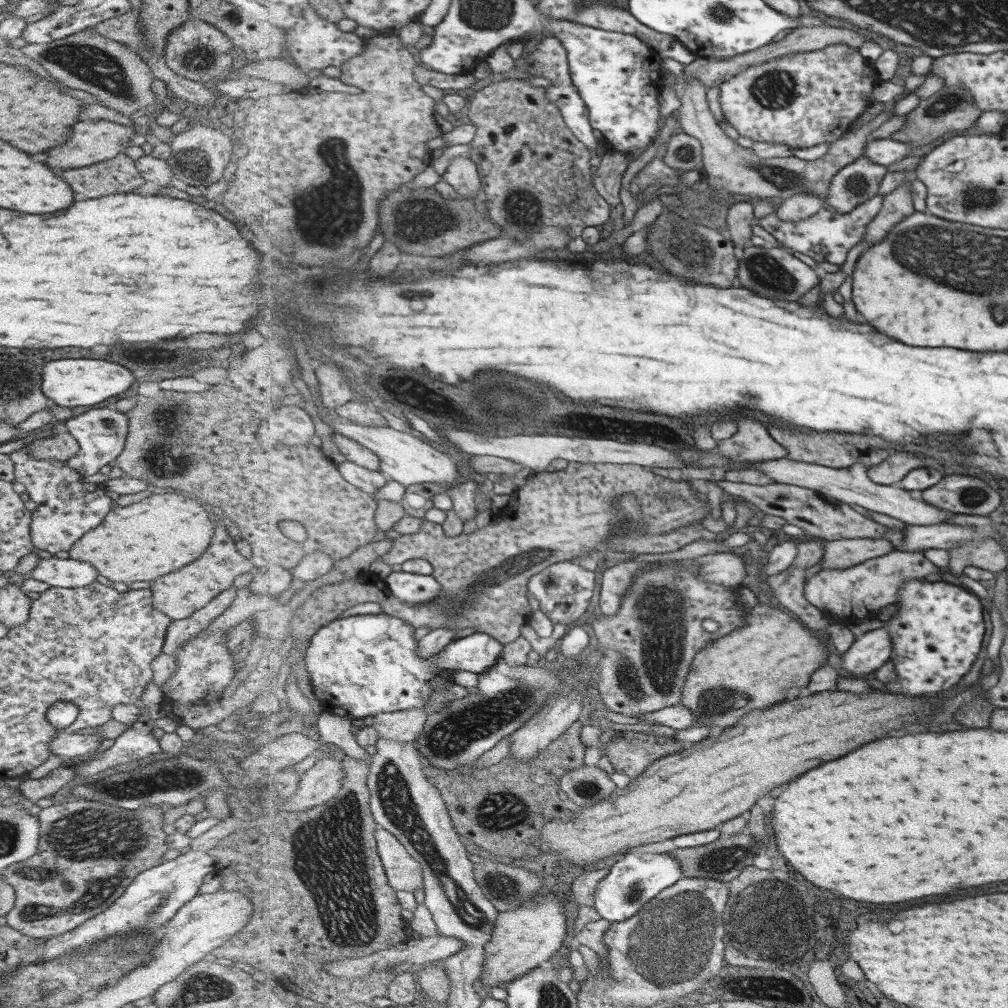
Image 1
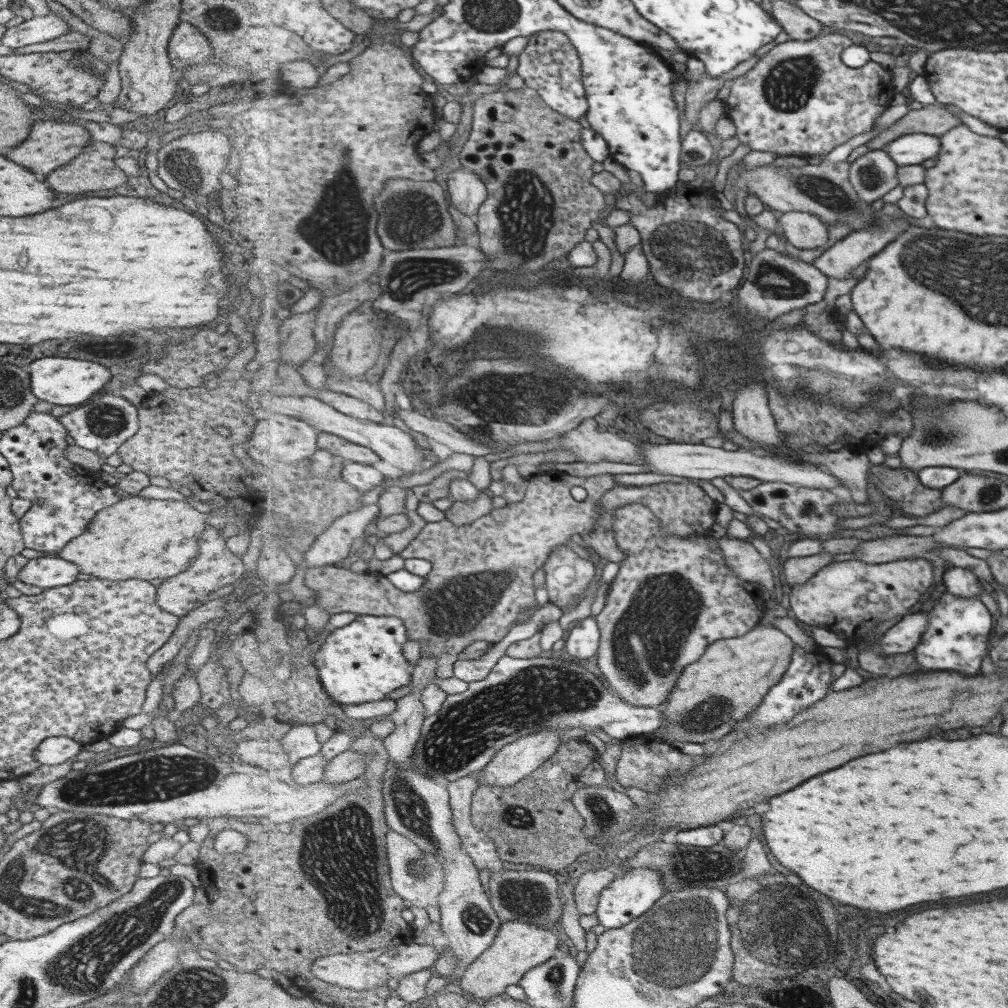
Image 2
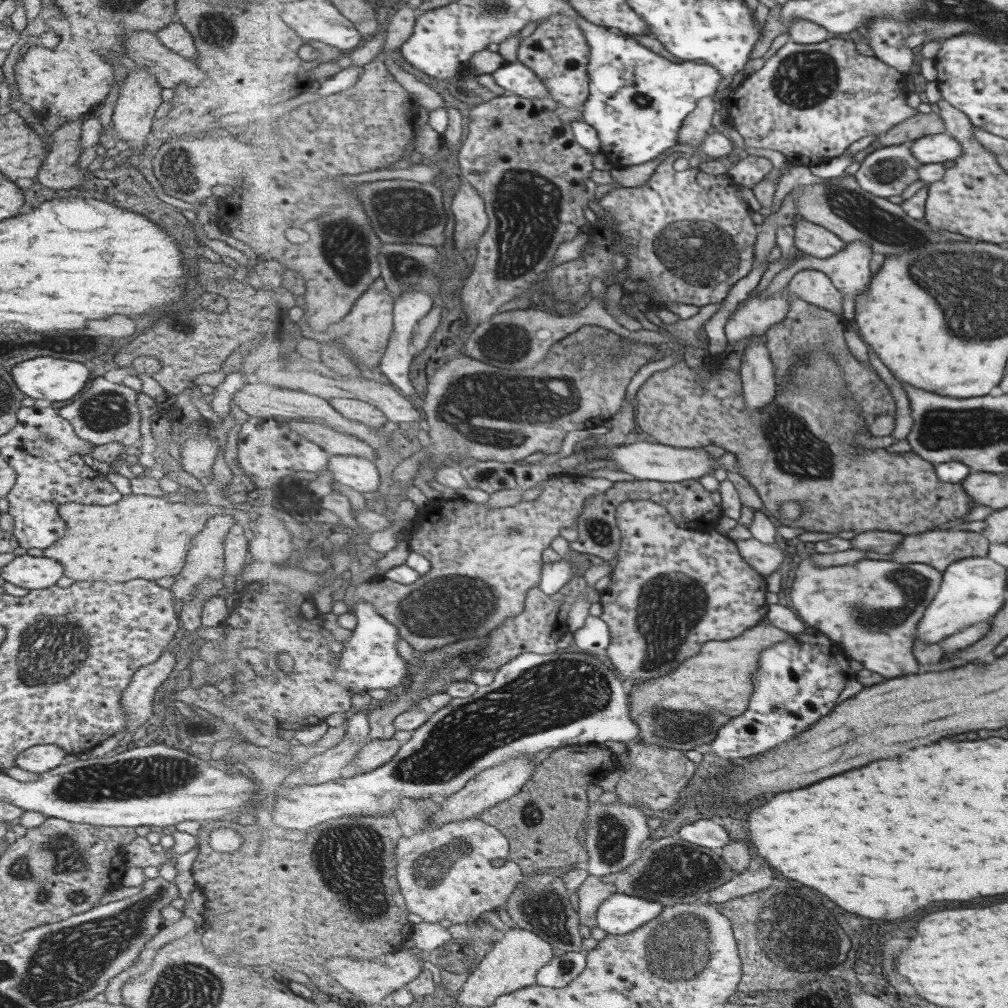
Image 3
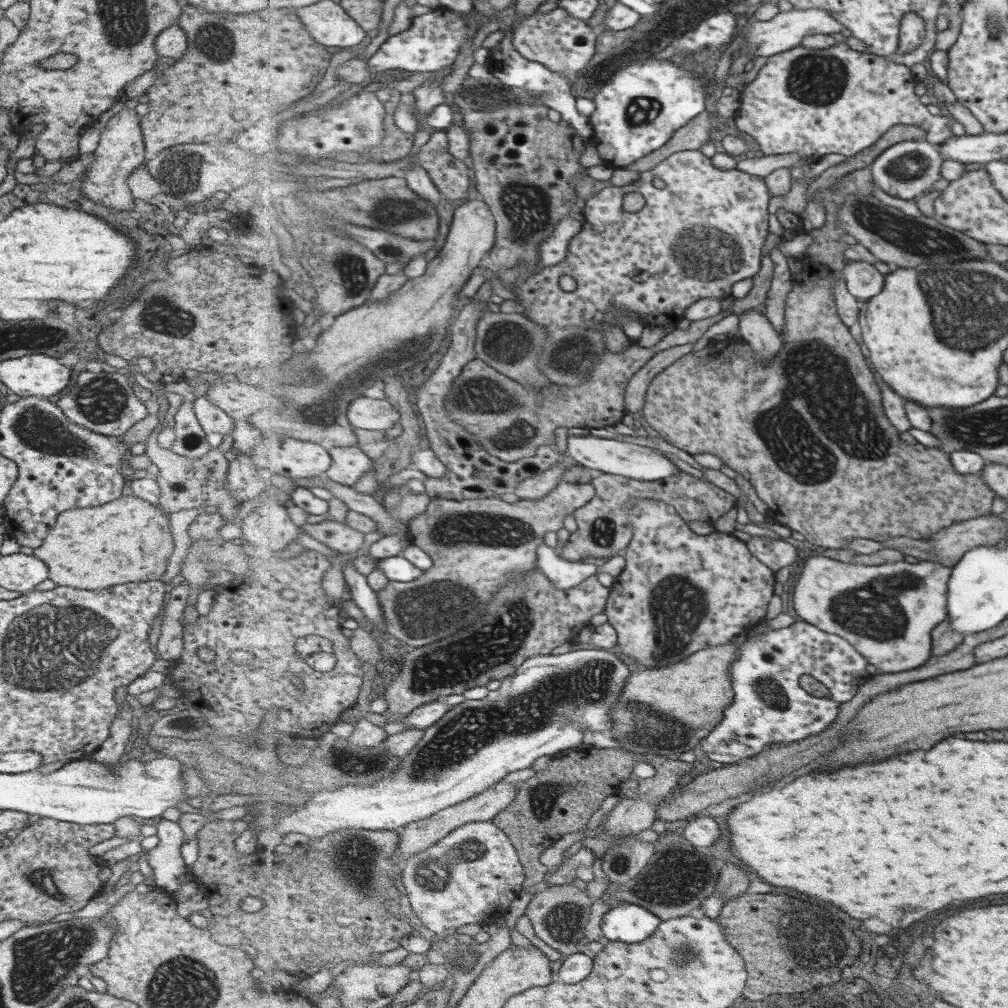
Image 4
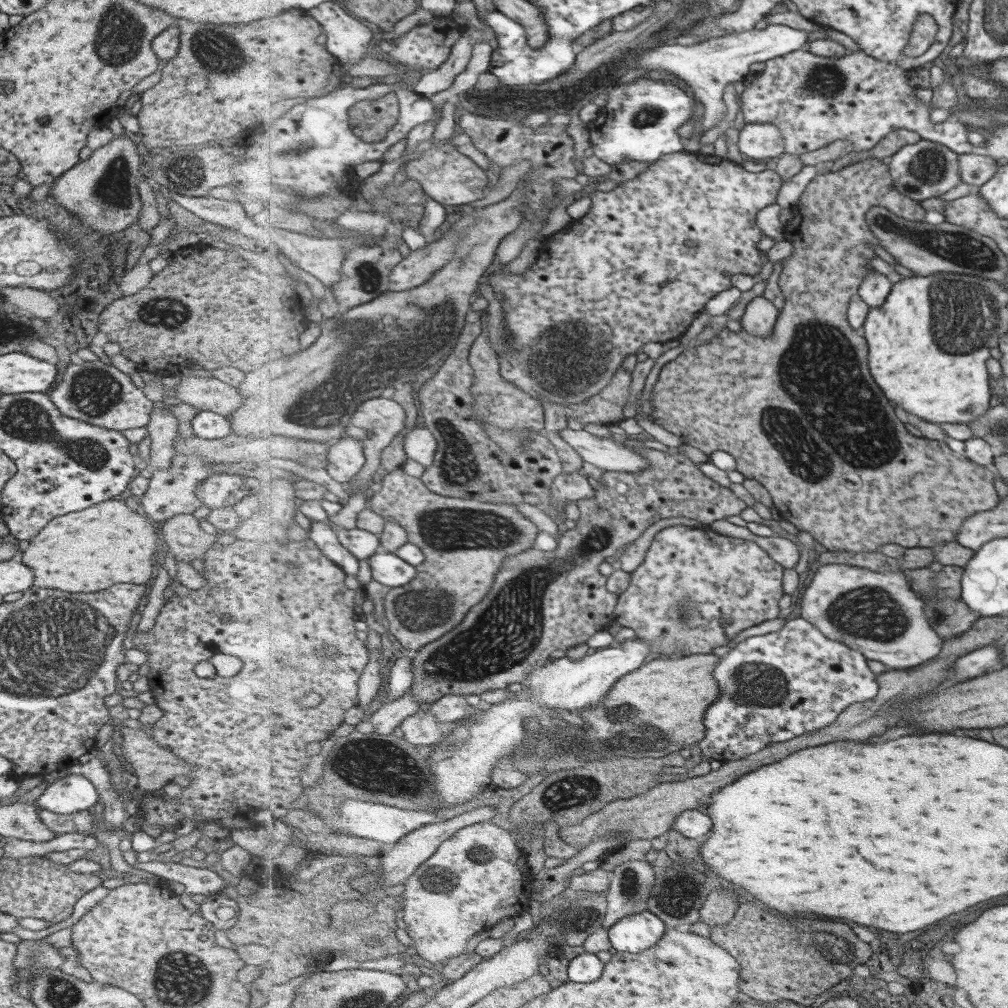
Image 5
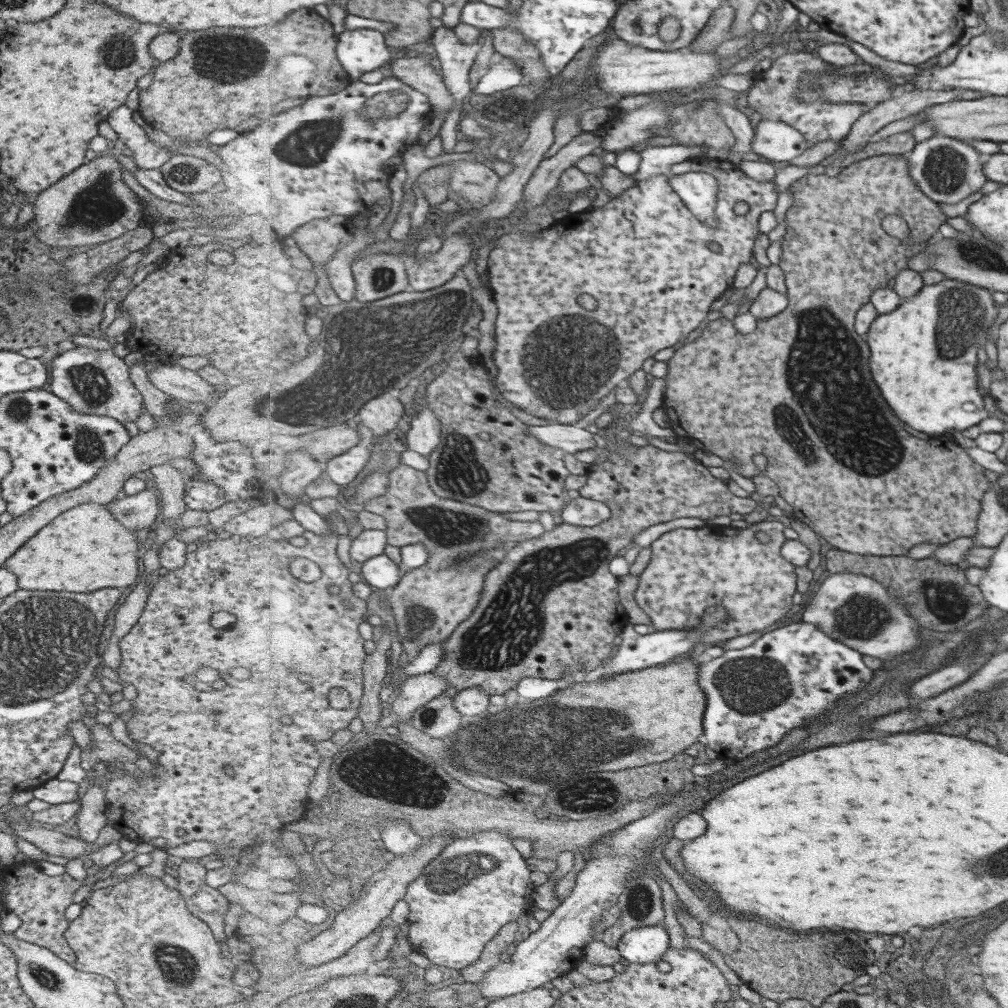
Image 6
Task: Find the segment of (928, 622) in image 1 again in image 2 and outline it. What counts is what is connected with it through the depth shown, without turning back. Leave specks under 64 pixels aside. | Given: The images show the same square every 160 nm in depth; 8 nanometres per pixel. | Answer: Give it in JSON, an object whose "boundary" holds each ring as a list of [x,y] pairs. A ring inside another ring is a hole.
{"boundary":[[[935,594],[938,601],[930,612],[930,626],[916,656],[924,664],[924,670],[958,670],[964,674],[976,674],[982,664],[982,654],[988,648],[988,634],[992,630],[992,616],[978,600],[960,600],[956,595]]]}

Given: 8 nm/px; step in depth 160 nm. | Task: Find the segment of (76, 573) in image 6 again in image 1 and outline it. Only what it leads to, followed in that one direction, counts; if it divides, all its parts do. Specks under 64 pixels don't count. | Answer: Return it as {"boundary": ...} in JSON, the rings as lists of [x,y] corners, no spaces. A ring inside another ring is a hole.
{"boundary":[[[176,490],[154,492],[153,495],[130,504],[130,506],[114,506],[112,512],[109,512],[100,526],[96,526],[83,534],[69,550],[70,559],[81,560],[94,564],[100,576],[112,580],[112,582],[150,582],[156,580],[158,576],[164,576],[168,572],[174,572],[196,558],[208,548],[210,540],[214,536],[214,522],[208,518],[208,512],[198,504],[198,500],[192,500],[194,496],[184,498],[178,494],[189,494]]]}

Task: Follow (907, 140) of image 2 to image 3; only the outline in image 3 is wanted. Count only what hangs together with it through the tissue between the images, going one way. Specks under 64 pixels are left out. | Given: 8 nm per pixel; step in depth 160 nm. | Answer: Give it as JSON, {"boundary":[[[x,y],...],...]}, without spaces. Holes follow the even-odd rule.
{"boundary":[[[946,133],[926,136],[911,144],[920,162],[925,165],[944,163],[947,160],[956,160],[962,156],[962,146],[956,138],[950,138]]]}

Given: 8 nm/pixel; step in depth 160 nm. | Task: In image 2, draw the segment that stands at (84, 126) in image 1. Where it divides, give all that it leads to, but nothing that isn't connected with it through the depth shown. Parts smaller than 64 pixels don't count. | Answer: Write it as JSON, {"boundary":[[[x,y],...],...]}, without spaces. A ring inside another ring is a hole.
{"boundary":[[[36,122],[36,124],[32,124],[30,138],[26,138],[26,142],[14,146],[12,150],[8,150],[4,154],[12,162],[18,162],[20,166],[26,166],[28,170],[32,170],[36,174],[48,174],[50,170],[54,170],[58,166],[66,166],[68,162],[76,160],[75,156],[88,148],[92,142],[94,142],[94,139],[92,139],[87,129],[80,126],[80,124]]]}

